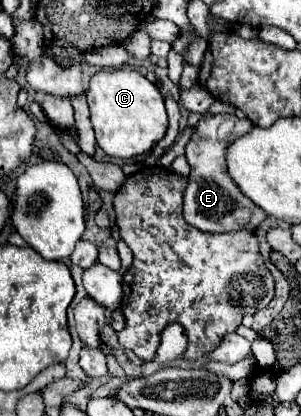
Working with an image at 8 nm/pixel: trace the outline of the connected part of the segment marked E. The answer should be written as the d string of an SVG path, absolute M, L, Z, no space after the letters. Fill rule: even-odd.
M204 114L196 124L196 134L186 144L186 160L192 168L190 182L184 192L184 218L190 226L204 232L230 232L230 230L256 230L256 226L266 218L266 214L248 200L230 180L224 164L224 140L218 134L224 116Z

